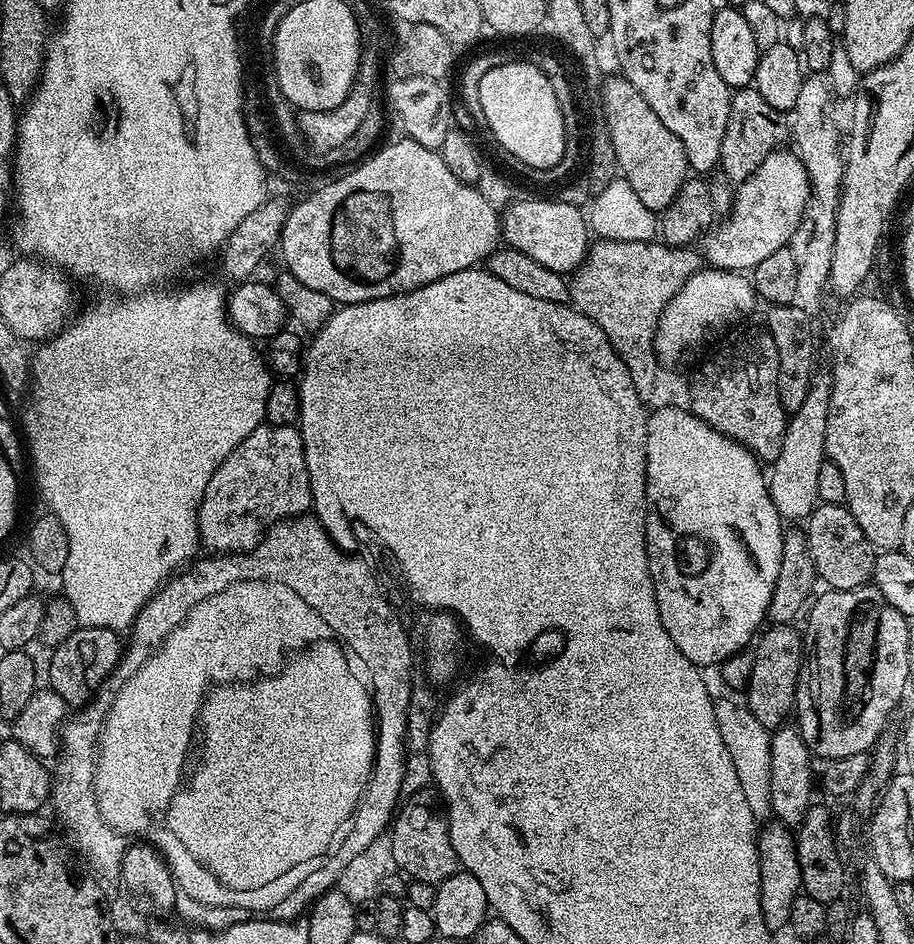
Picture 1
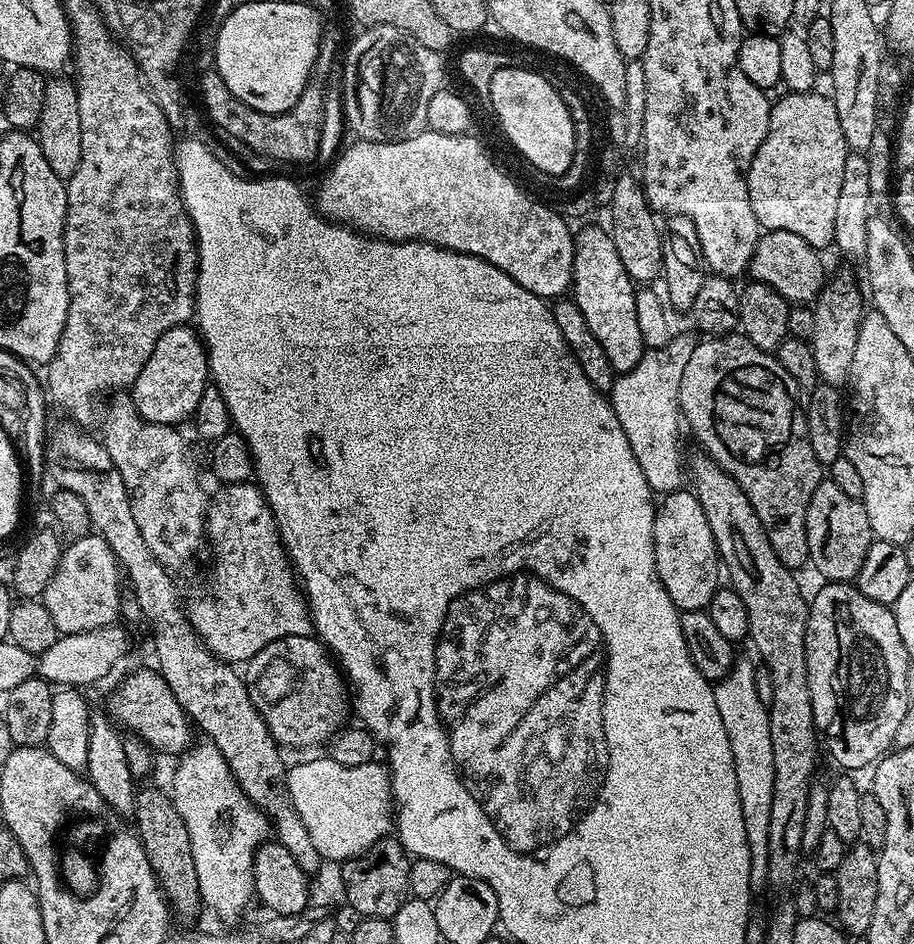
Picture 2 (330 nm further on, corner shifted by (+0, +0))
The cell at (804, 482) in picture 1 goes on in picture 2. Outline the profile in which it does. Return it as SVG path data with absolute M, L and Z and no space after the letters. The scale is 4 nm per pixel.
M836 276L827 281L815 301L814 334L811 338L814 362L818 362L818 374L825 384L844 386L850 375L850 362L854 362L854 346L858 346L860 320L864 317L866 305L860 297L860 288L848 276Z

